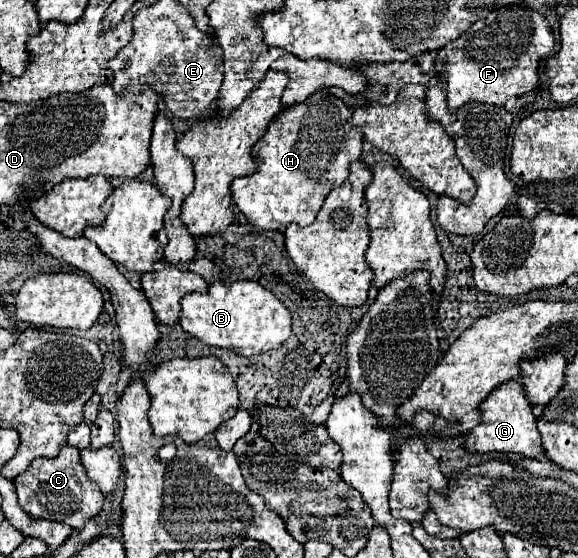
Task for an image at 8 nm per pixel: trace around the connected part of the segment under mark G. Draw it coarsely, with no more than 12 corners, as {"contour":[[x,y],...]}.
{"contour":[[518,380],[480,404],[468,452],[544,458],[532,404]]}

